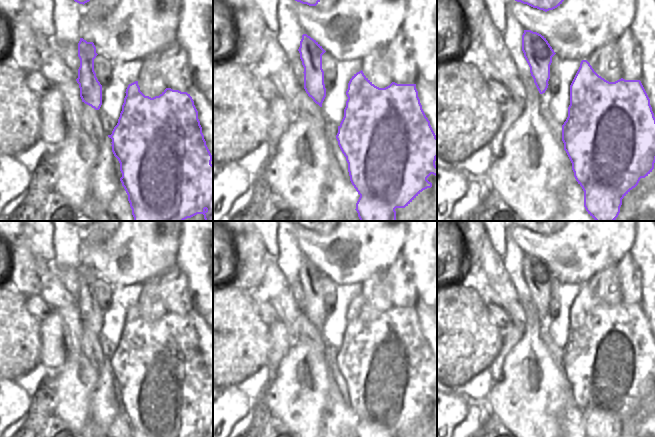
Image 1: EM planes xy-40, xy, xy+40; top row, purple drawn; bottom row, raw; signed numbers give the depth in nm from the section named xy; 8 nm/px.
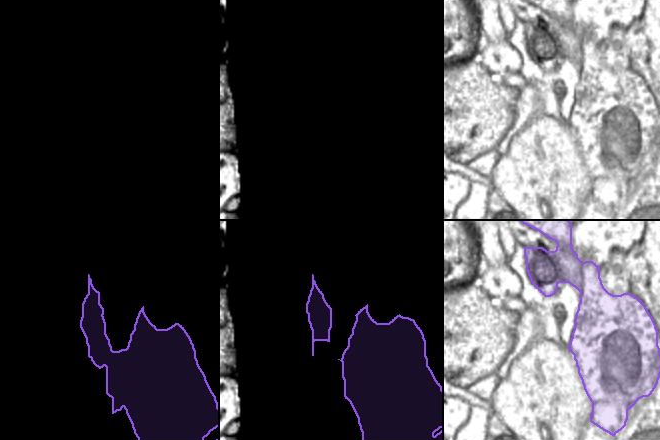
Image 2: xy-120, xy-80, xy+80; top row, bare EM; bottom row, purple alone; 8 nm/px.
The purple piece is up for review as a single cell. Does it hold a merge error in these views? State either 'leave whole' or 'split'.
split

